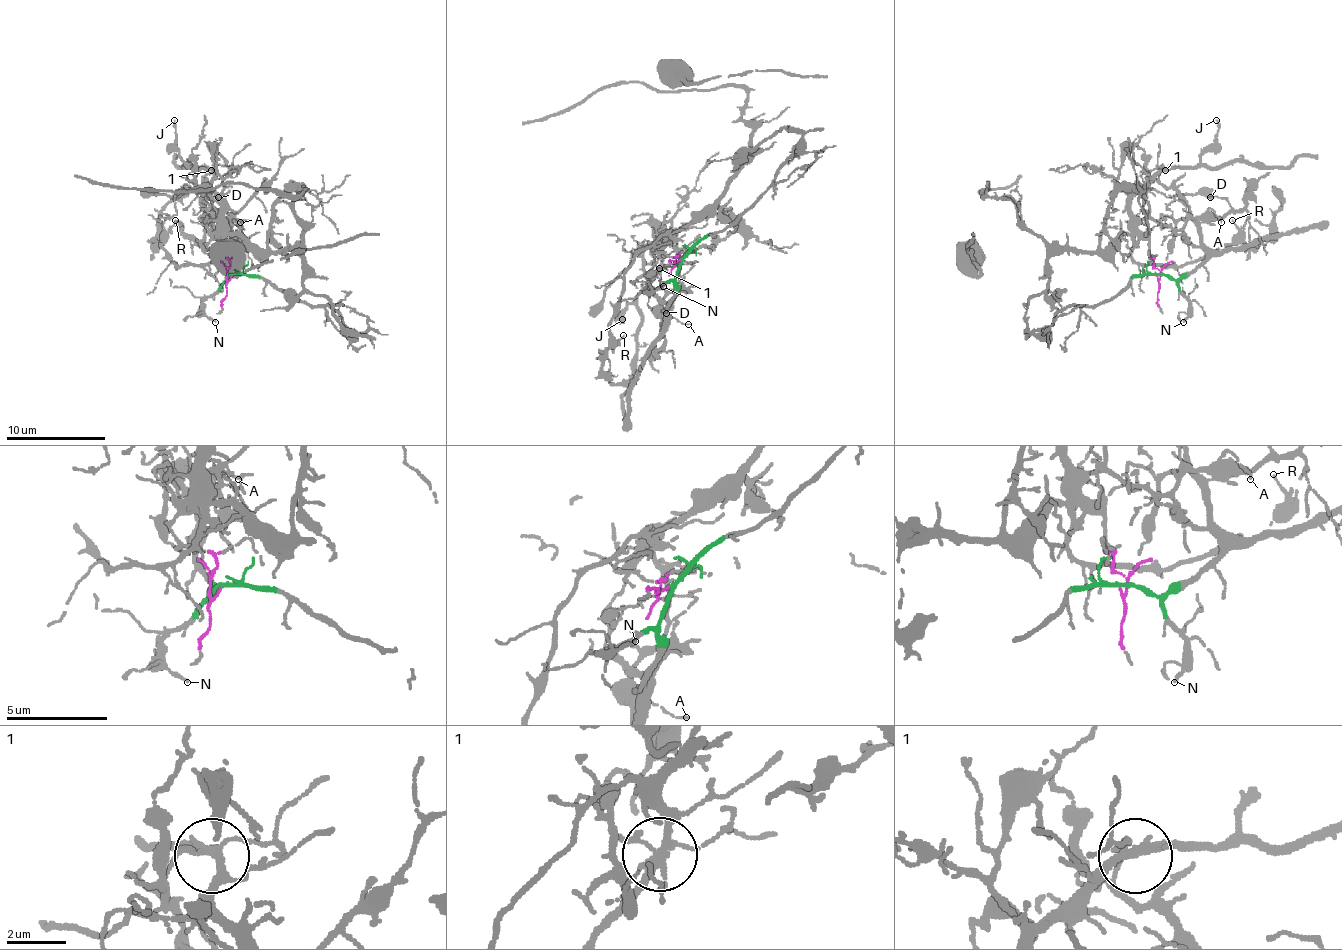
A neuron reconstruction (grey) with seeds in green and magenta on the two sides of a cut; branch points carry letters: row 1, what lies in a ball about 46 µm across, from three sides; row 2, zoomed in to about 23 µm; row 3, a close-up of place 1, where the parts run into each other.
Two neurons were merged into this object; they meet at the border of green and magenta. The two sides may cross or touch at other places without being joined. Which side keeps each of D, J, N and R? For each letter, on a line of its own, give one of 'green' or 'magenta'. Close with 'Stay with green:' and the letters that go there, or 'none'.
D: magenta
J: magenta
N: green
R: magenta
Stay with green: N

